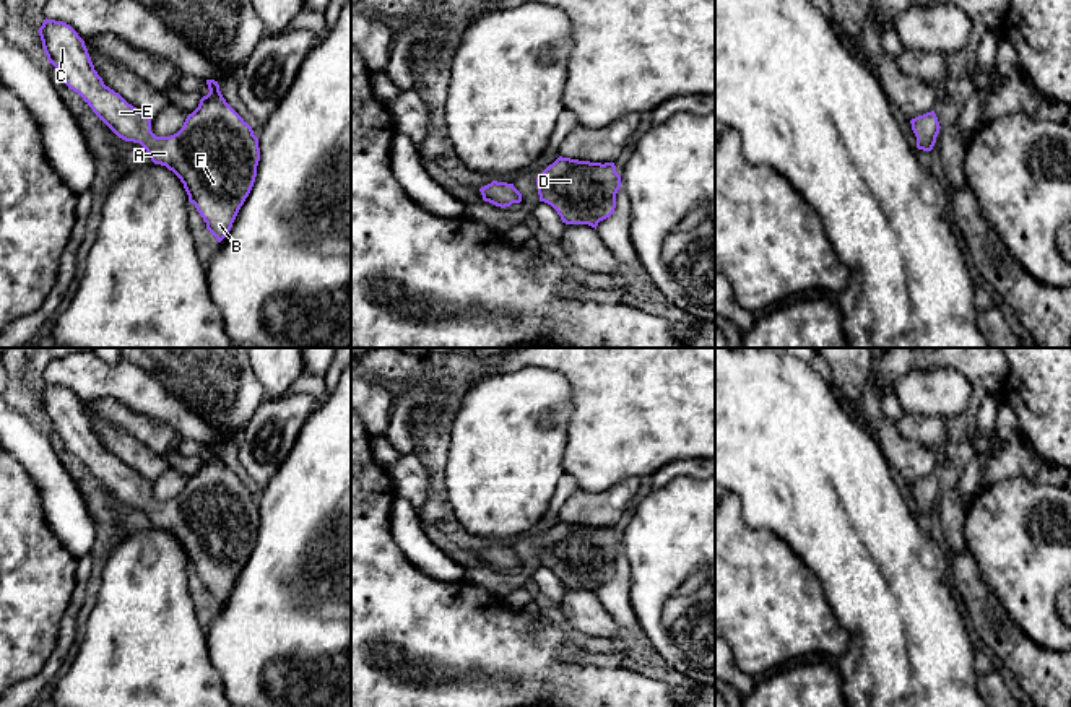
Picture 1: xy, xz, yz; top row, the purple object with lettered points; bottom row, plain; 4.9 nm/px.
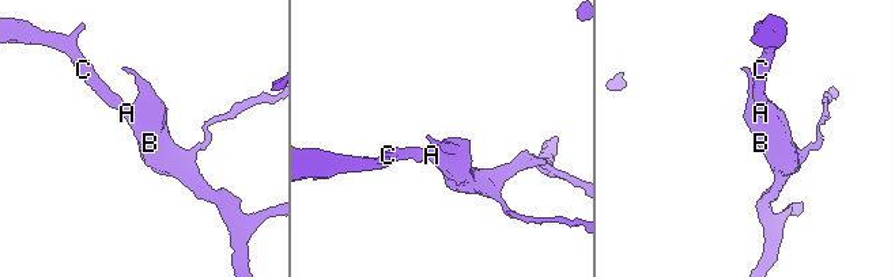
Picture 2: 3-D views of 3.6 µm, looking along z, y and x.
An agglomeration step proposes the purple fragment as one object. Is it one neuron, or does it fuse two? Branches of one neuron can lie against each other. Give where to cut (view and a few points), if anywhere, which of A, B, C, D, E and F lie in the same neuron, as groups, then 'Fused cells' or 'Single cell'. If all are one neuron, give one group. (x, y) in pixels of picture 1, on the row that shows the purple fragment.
No split. Groups: A B C D E F. Single cell

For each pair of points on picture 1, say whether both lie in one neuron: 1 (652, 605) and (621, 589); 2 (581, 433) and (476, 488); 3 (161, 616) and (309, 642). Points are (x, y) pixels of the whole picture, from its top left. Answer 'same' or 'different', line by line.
1: different
2: different
3: different

